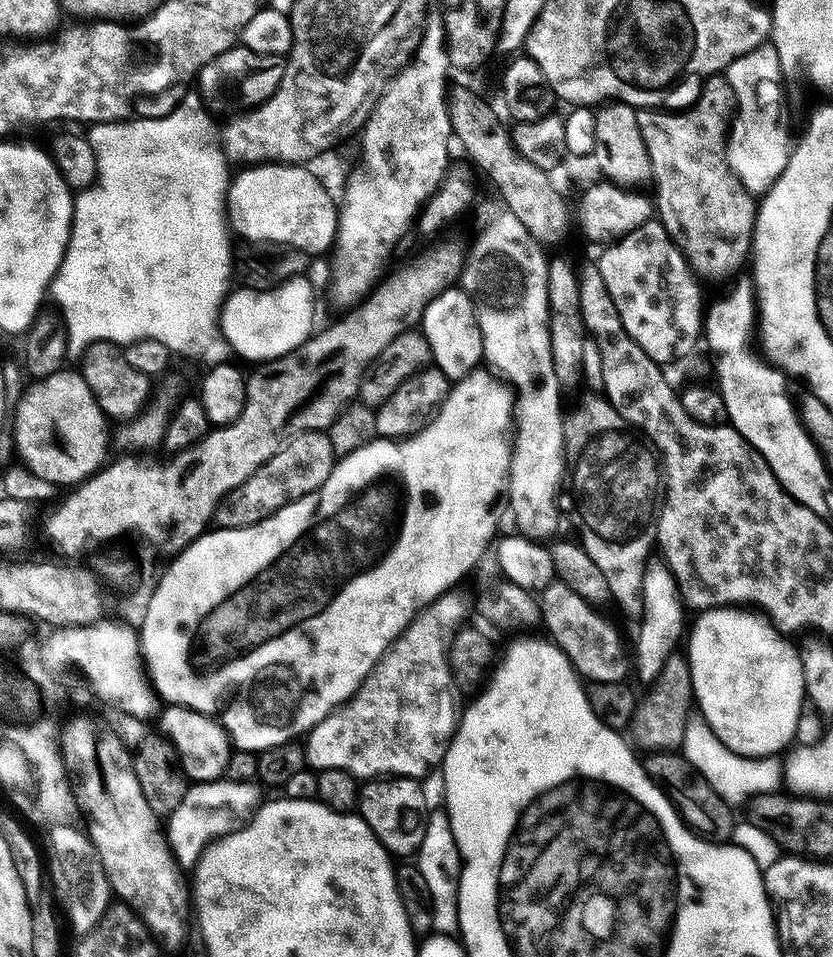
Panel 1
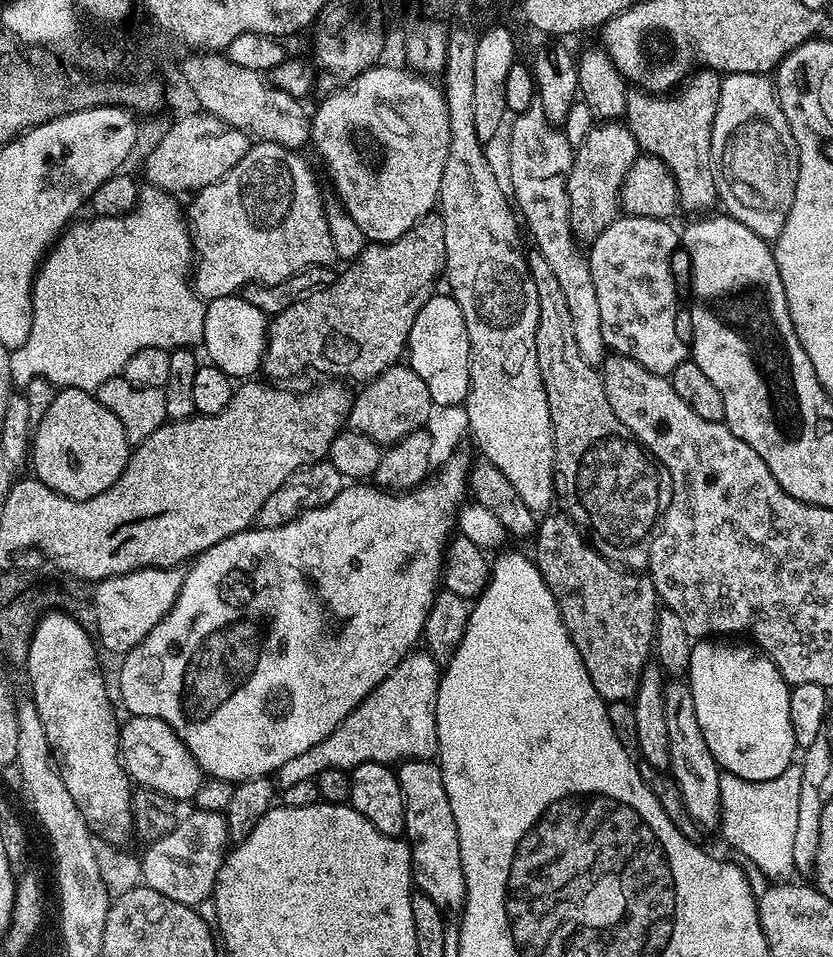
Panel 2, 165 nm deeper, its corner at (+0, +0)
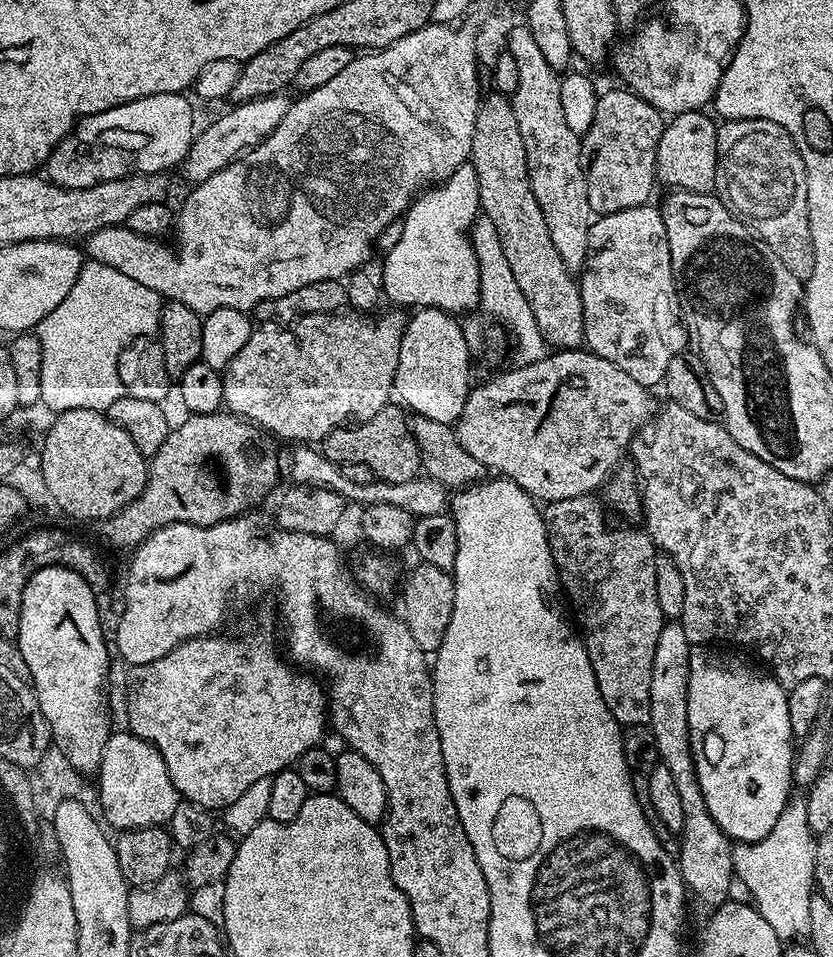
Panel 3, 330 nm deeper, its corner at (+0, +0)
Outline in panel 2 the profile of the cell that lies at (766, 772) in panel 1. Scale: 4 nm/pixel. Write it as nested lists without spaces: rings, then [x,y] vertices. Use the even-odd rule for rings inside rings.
[[[793,766],[782,770],[782,774],[778,774],[778,778],[773,780],[763,780],[762,782],[754,782],[753,780],[743,780],[734,774],[724,772],[720,777],[720,822],[719,829],[724,830],[724,836],[737,848],[740,856],[750,858],[750,862],[754,862],[754,866],[758,866],[758,870],[762,870],[762,874],[768,876],[769,881],[784,882],[789,879],[788,875],[793,875],[792,851],[794,850],[794,830],[798,830],[798,794],[802,794],[802,770],[799,766]]]

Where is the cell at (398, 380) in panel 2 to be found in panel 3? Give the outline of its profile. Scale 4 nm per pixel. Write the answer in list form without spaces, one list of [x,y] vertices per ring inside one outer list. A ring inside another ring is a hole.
[[[400,406],[383,408],[366,422],[334,430],[326,439],[319,441],[318,448],[332,464],[361,463],[370,466],[375,479],[385,480],[388,484],[410,482],[422,472],[419,448],[409,428],[409,417]]]

